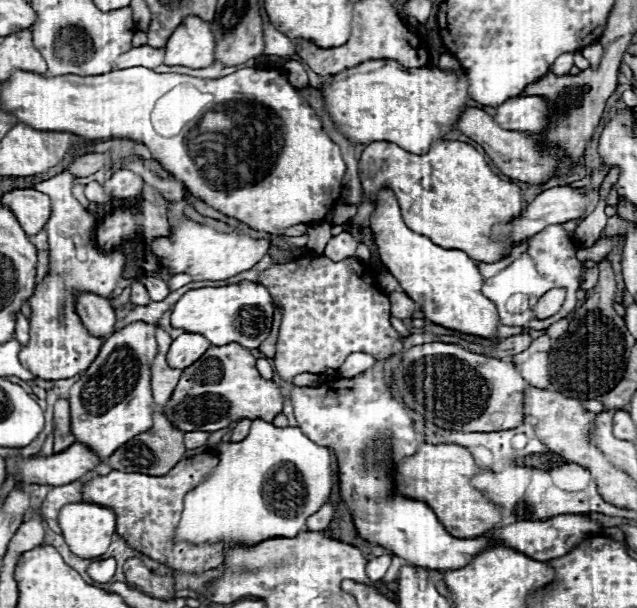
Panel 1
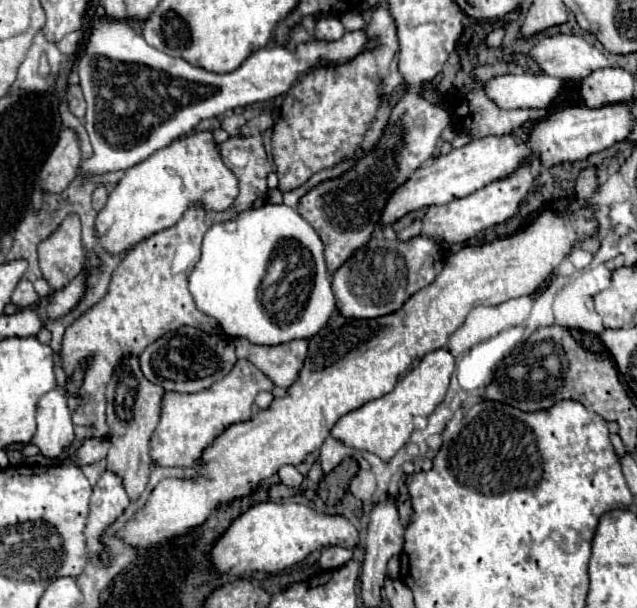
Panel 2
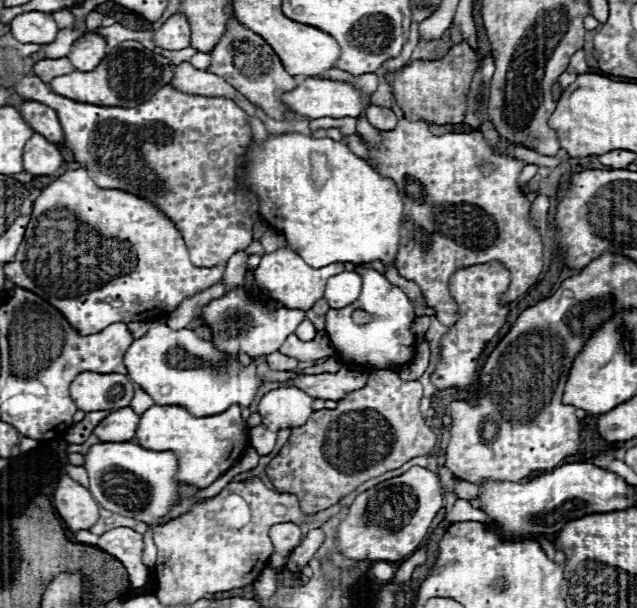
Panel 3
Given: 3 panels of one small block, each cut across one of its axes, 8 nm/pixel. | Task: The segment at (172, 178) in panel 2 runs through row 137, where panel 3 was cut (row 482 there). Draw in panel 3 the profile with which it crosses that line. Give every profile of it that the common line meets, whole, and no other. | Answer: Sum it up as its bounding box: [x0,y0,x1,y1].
[136,404,246,488]

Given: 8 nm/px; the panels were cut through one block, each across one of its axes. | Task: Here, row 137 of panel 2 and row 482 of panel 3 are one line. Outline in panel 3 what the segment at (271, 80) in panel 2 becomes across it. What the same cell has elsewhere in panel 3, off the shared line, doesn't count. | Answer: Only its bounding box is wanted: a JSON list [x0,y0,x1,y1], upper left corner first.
[84,442,180,524]

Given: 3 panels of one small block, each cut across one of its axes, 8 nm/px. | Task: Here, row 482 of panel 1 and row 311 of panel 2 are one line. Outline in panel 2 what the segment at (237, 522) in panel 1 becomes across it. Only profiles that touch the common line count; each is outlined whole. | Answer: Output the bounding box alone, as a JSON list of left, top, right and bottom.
[188,202,336,346]

